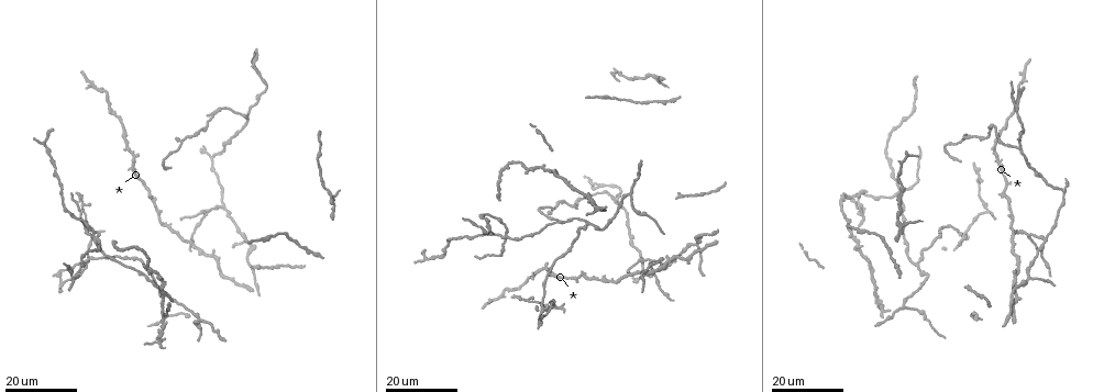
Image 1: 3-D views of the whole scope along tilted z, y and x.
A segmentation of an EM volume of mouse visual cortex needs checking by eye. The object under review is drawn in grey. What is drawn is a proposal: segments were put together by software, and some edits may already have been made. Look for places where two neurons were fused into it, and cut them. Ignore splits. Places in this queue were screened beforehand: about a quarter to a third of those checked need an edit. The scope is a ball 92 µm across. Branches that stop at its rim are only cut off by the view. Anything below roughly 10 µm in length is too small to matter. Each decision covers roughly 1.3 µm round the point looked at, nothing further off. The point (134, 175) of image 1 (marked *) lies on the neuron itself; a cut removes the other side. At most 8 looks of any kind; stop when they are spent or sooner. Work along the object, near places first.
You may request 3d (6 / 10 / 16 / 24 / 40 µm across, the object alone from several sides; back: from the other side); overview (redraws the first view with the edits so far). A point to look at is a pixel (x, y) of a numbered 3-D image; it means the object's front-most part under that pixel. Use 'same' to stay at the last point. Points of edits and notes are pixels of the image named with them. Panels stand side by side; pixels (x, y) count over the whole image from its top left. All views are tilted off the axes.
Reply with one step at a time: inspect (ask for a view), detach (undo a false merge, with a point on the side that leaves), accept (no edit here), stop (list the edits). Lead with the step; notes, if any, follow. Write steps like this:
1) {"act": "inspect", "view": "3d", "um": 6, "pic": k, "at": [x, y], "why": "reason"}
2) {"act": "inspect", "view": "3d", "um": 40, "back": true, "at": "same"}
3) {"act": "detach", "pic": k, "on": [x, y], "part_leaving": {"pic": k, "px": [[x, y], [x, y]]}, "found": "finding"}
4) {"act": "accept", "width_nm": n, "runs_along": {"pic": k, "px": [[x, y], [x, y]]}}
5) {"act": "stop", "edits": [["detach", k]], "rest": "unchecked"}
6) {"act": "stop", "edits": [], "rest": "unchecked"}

{"act": "inspect", "view": "3d", "um": 16, "pic": 1, "at": [985, 213], "why": "sharp bend"}

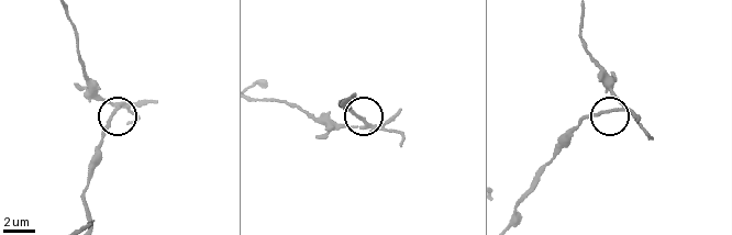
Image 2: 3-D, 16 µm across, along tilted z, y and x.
{"act": "inspect", "view": "3d", "um": 10, "pic": 2, "at": [616, 111]}

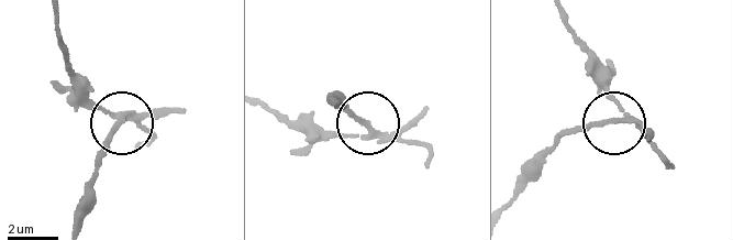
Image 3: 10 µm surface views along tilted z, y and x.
{"act": "accept", "arms": 3, "found": "continuous, no second neuron"}

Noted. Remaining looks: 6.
{"act": "inspect", "view": "3d", "um": 16, "pic": 1, "at": [92, 236], "why": "thin arm on a thick one"}

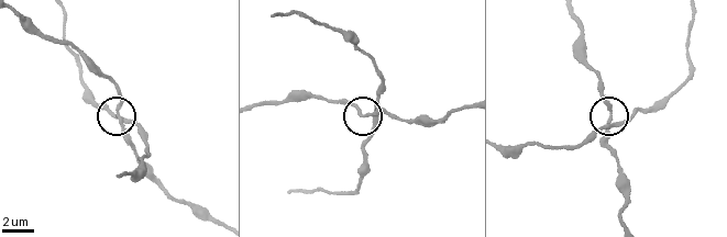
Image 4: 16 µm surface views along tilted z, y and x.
{"act": "inspect", "view": "3d", "um": 10, "pic": 4, "at": [616, 122]}

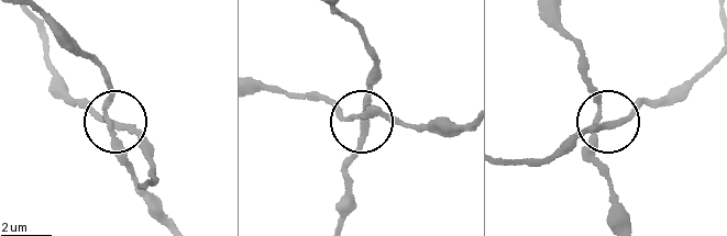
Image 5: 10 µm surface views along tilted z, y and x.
{"act": "accept", "runs_along": {"pic": 5, "px": [[462, 125], [405, 126], [374, 115], [349, 121], [312, 97]]}, "found": "one neuron here"}

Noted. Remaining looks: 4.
{"act": "inspect", "view": "3d", "um": 16, "pic": 1, "at": [495, 218]}

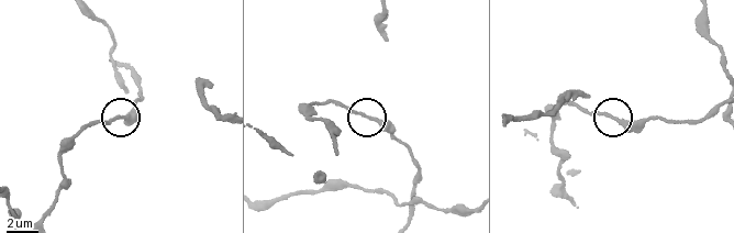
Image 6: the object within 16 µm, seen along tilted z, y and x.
{"act": "inspect", "view": "3d", "um": 6, "pic": 6, "at": [119, 114], "why": "zoom in"}

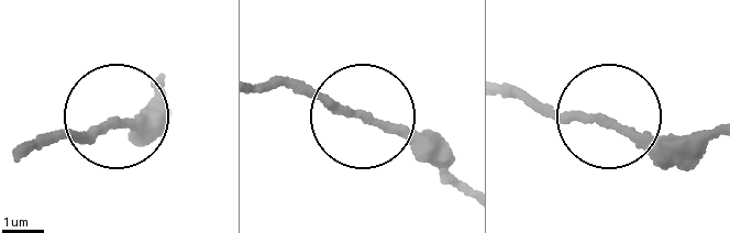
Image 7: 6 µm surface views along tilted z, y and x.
{"act": "accept", "found": "continuous, no second neuron"}

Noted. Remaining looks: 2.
{"act": "inspect", "view": "3d", "um": 24, "pic": 1, "at": [1044, 239], "why": "side arm on a straight run"}

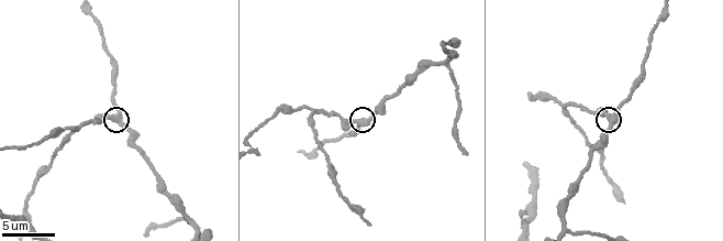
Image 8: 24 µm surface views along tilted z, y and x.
{"act": "inspect", "view": "3d", "um": 6, "pic": 8, "at": [119, 116]}

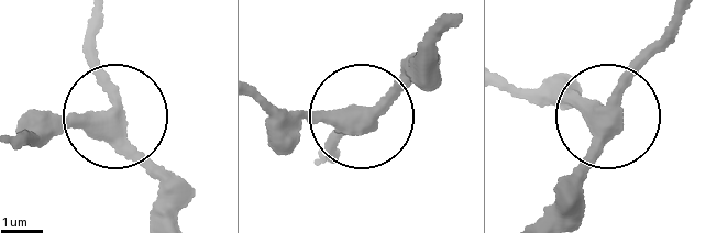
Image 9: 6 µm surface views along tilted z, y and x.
{"act": "accept", "arms": 3, "runs_along": {"pic": 9, "px": [[178, 218], [116, 124], [30, 125]]}, "found": "continuous, no second neuron"}

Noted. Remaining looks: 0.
{"act": "stop", "edits": [], "rest": "unchecked"}

